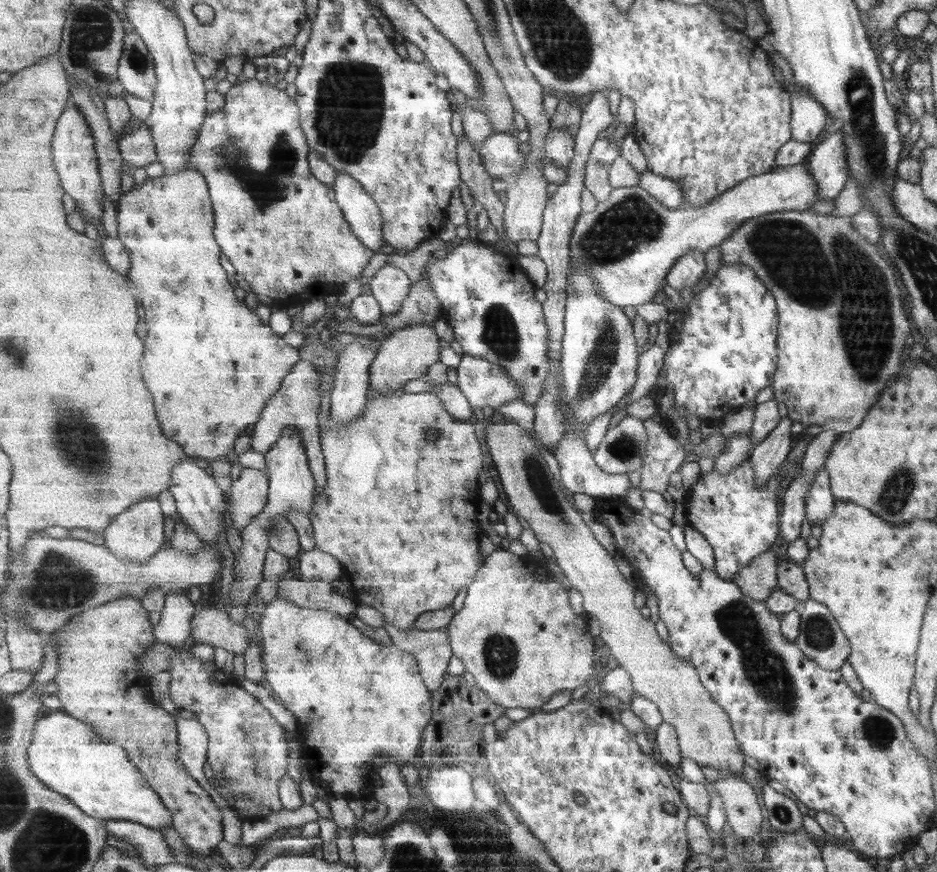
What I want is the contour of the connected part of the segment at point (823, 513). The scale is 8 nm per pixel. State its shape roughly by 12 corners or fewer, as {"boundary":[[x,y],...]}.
{"boundary":[[828,472],[812,477],[803,494],[804,518],[819,526],[831,516],[835,499]]}

